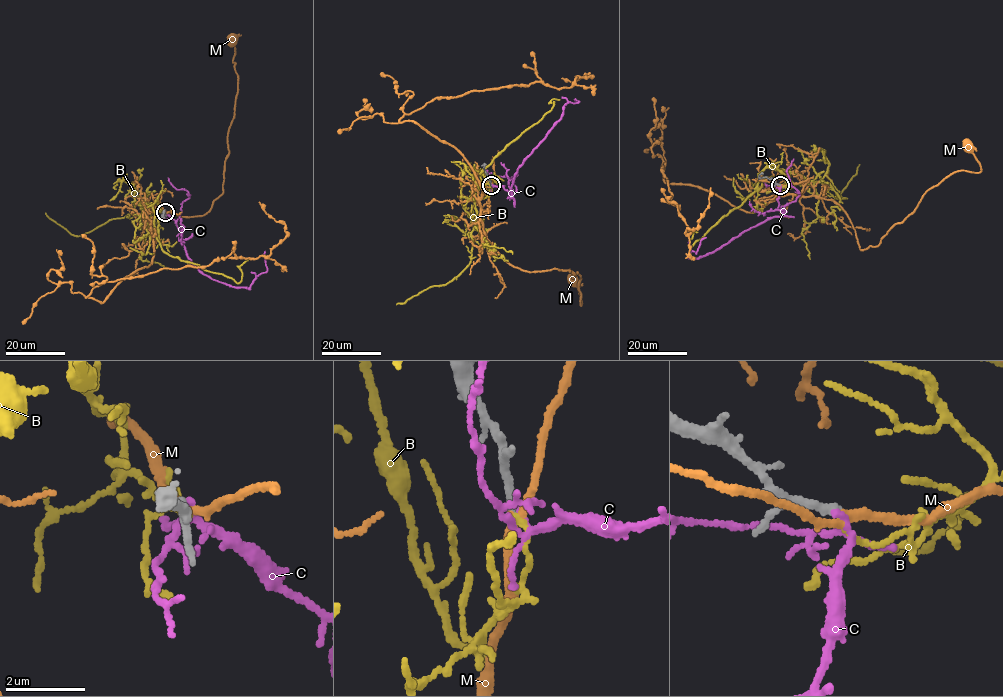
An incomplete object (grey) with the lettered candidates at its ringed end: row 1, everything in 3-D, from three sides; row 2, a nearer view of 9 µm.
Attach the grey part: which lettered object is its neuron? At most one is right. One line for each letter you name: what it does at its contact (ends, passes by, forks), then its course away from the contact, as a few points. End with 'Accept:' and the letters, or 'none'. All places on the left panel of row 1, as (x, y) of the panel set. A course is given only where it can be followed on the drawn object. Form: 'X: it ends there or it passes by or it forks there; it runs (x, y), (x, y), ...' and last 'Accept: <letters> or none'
M: it passes by; it runs (164, 213), (153, 198), (156, 213), (147, 223), (154, 206), (203, 215), (223, 191), (237, 91), (231, 40)
Accept: M

